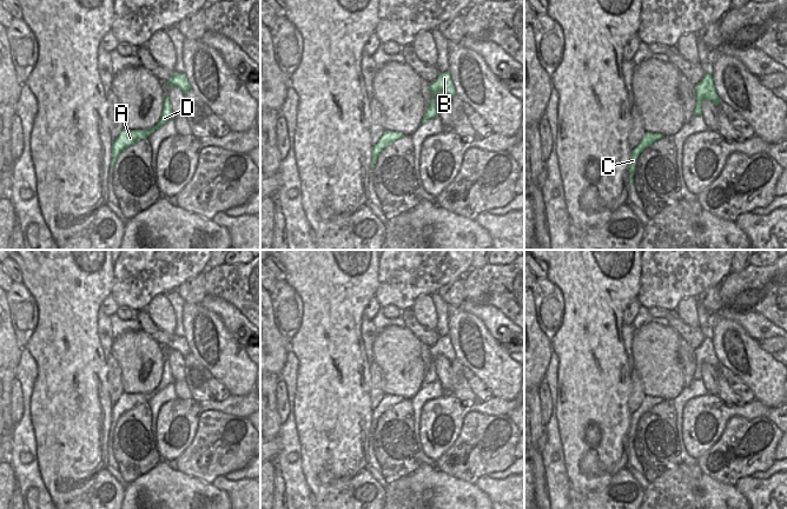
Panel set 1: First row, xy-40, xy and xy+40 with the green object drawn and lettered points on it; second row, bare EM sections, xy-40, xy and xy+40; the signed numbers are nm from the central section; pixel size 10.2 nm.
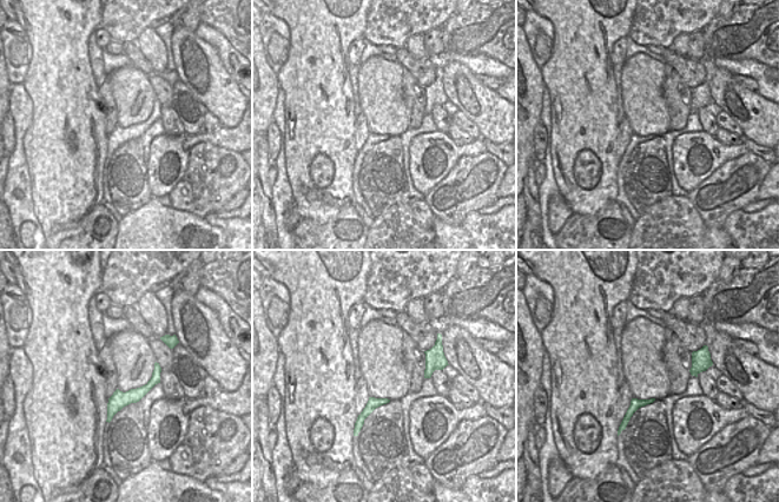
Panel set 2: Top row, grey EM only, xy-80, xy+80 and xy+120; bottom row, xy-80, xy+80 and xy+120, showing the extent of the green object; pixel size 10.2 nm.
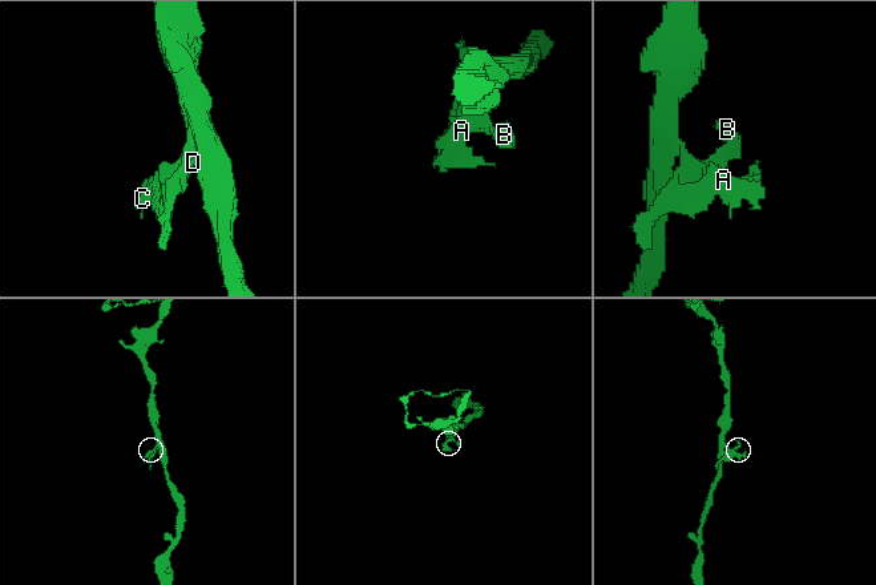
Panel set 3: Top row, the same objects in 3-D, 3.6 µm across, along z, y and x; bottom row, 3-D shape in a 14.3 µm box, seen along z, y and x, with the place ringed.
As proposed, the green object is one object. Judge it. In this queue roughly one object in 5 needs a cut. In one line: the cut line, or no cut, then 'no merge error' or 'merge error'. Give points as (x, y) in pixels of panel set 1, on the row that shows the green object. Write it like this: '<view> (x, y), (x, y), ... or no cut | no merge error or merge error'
no cut | no merge error

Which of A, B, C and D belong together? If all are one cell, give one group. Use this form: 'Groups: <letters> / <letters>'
Groups: A B C D.

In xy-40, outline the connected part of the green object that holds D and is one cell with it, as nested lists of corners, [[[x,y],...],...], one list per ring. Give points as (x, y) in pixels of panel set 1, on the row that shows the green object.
[[[164,97],[163,111],[158,123],[150,130],[126,130],[123,128],[118,134],[117,139],[112,141],[112,159],[110,167],[113,167],[118,154],[126,147],[131,146],[140,139],[147,138],[151,133],[158,130],[167,120],[173,119],[172,107],[168,101],[168,97]]]

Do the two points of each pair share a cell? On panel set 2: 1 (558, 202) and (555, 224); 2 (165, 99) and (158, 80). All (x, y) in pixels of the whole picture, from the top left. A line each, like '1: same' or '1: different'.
1: same
2: same

